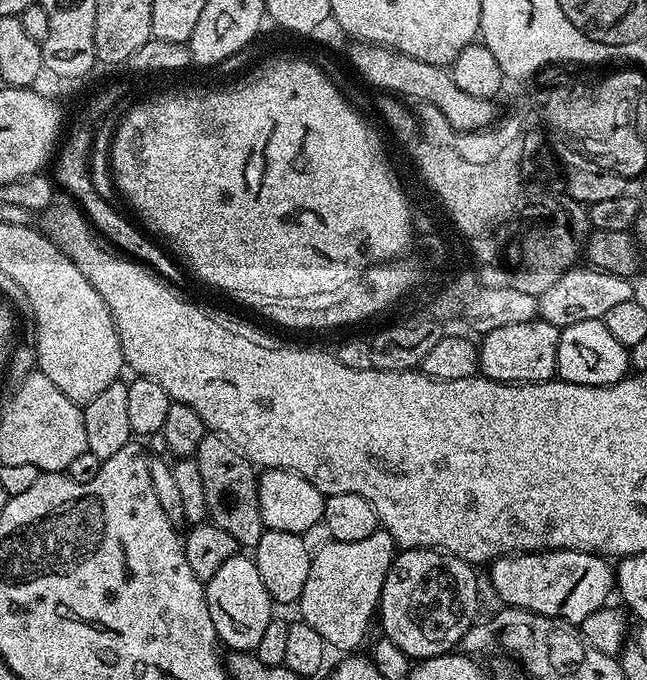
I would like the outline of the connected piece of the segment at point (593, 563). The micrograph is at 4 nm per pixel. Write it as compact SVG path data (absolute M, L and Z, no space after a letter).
M553 548L551 552L521 552L499 556L491 561L488 570L501 605L552 616L573 626L590 618L594 610L605 607L609 603L608 595L614 592L613 565L595 552L575 552L565 548Z

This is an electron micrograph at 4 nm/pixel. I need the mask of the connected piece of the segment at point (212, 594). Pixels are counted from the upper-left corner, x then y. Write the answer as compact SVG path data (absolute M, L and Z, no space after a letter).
M248 554L230 558L230 562L223 563L214 578L206 582L204 593L219 643L225 649L237 652L251 653L256 649L258 642L262 642L266 626L270 626L274 618L274 602L266 586L262 586L262 574L258 574L255 559Z

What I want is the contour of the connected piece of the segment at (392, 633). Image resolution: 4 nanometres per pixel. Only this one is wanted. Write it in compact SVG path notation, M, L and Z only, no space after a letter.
M434 548L397 551L380 595L378 624L384 627L383 635L416 662L449 655L478 620L476 572L473 565Z

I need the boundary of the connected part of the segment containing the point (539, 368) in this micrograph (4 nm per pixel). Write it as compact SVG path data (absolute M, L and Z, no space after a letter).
M539 318L490 330L478 344L480 372L503 384L542 384L556 376L559 341L560 329Z

